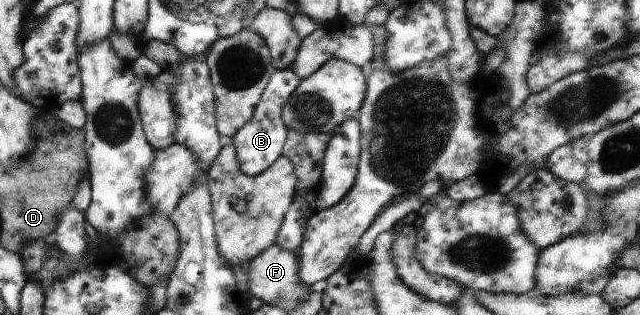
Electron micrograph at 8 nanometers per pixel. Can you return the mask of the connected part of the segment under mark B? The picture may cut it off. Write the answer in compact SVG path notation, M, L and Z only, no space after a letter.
M292 67L275 70L270 83L264 88L262 99L256 104L255 115L230 140L235 147L239 168L248 176L256 177L266 172L280 156L287 141L287 126L282 118L283 105L293 95L302 80Z

